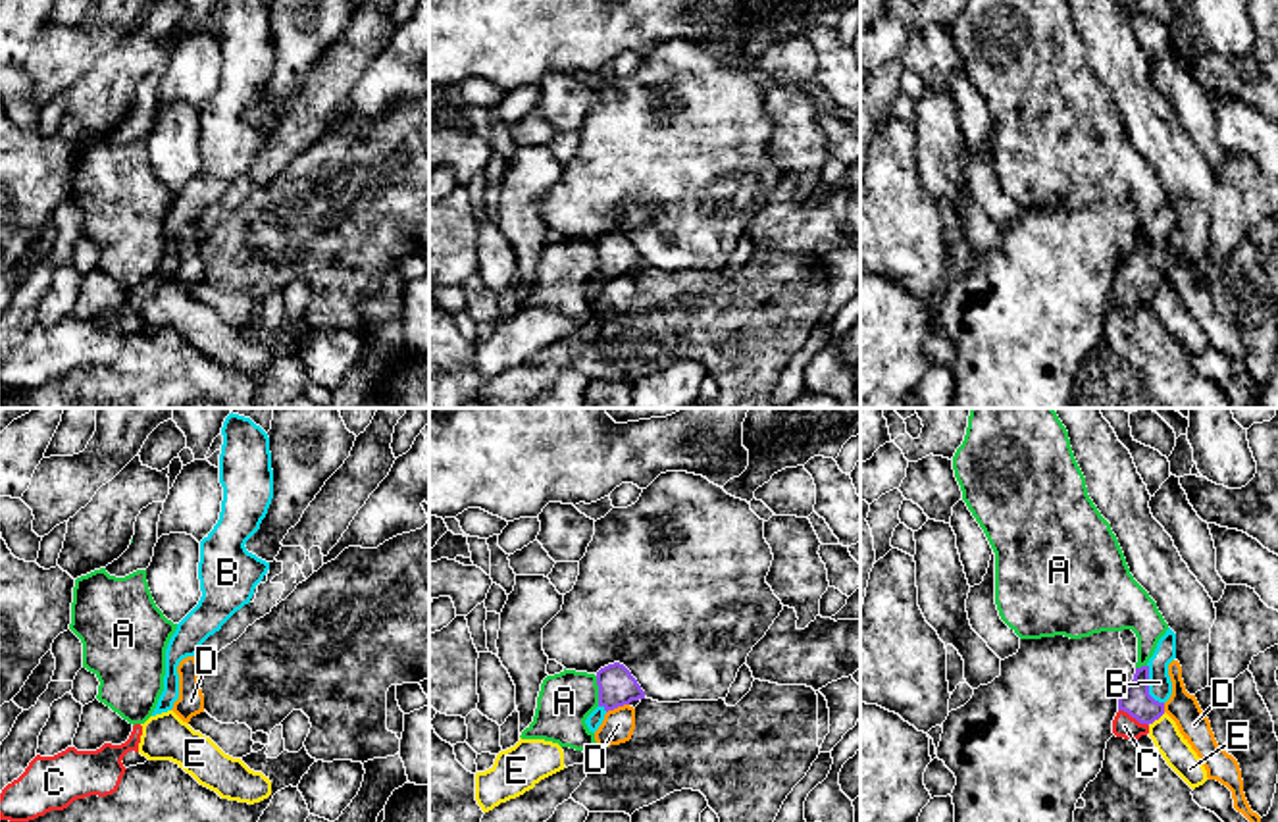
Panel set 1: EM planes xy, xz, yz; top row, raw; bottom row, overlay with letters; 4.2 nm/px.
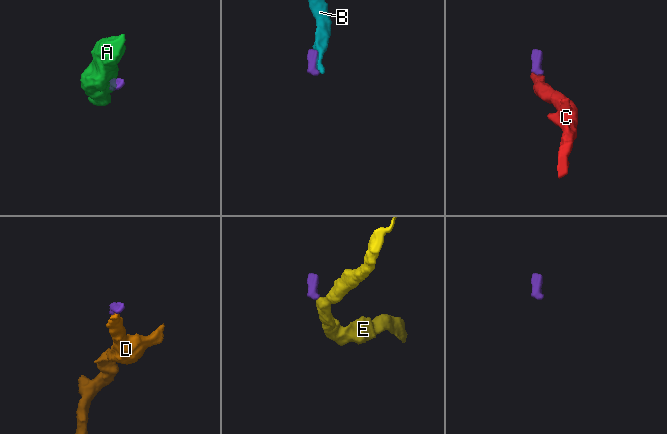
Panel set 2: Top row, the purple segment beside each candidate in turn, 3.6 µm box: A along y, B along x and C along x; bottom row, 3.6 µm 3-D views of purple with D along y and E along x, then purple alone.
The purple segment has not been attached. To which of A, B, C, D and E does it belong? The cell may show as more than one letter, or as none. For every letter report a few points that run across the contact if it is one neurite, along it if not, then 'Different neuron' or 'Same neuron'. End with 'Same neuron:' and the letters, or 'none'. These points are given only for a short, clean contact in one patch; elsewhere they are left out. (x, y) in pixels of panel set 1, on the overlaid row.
A: Line: xz (595, 676), (599, 705). Different neuron
B: Line: yz (1134, 697), (1148, 686), (1159, 682). Same neuron
C: Line: yz (1134, 697), (1134, 717), (1124, 726). Same neuron
D: Line: xz (628, 703), (607, 713). Different neuron
E: Line: yz (1165, 713), (1148, 724). Different neuron
Same neuron: B, C

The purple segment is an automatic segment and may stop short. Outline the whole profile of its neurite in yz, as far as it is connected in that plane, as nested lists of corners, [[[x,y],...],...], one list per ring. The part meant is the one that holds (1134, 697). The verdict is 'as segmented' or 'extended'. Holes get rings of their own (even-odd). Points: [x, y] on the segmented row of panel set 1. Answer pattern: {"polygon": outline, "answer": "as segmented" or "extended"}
{"polygon": [[[1168,628],[1149,662],[1136,668],[1134,680],[1118,695],[1112,733],[1130,741],[1149,733],[1149,726],[1164,714],[1172,695],[1168,664],[1176,658],[1176,633]]], "answer": "extended"}

